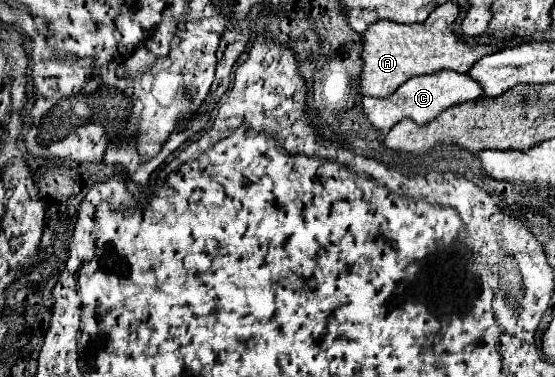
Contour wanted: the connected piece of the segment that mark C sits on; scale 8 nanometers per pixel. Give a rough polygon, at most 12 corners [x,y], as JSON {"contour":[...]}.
{"contour":[[467,74],[409,78],[387,98],[363,98],[373,128],[427,124],[481,98]]}

